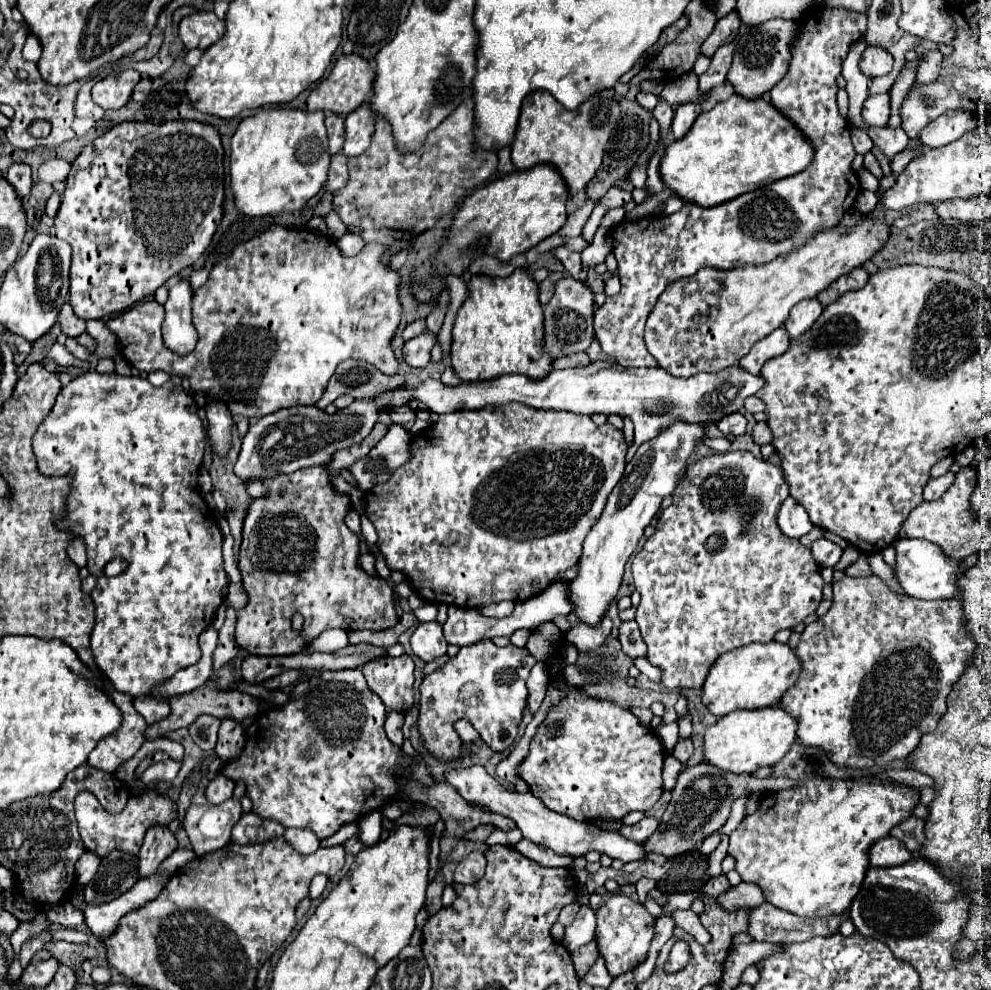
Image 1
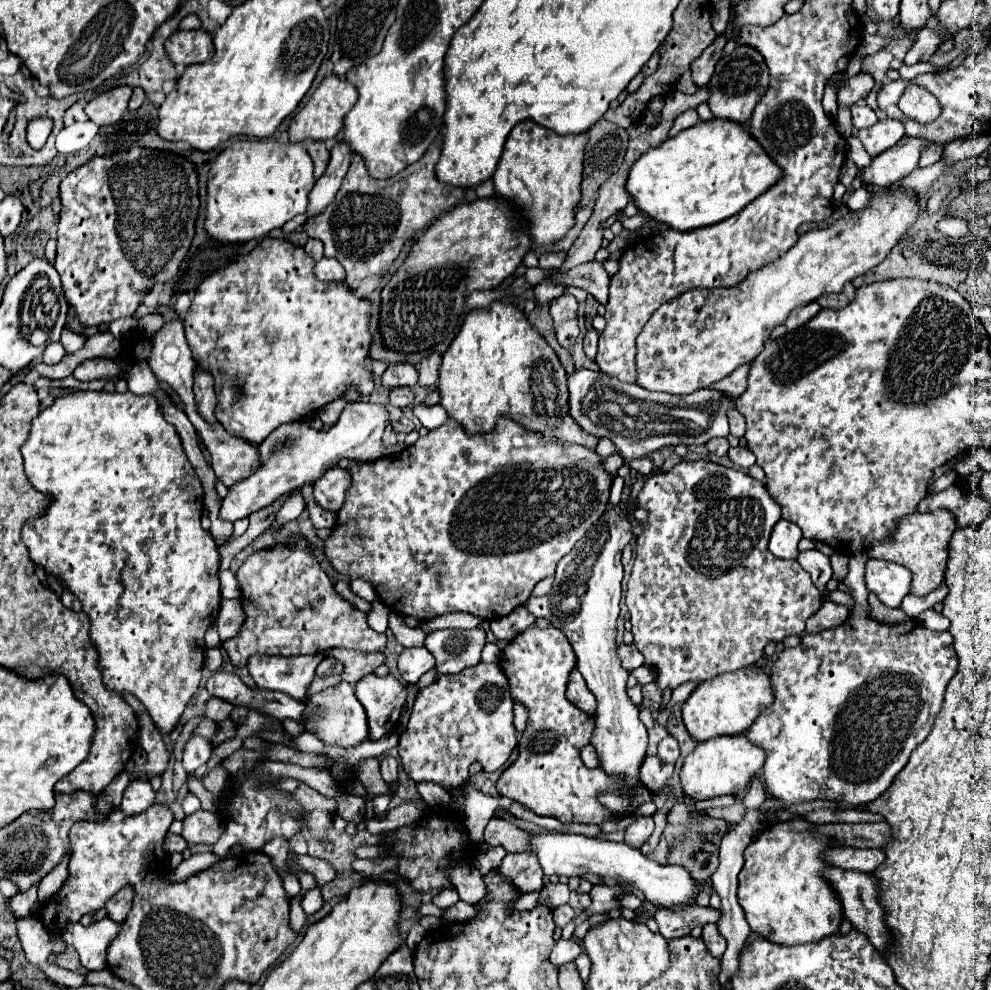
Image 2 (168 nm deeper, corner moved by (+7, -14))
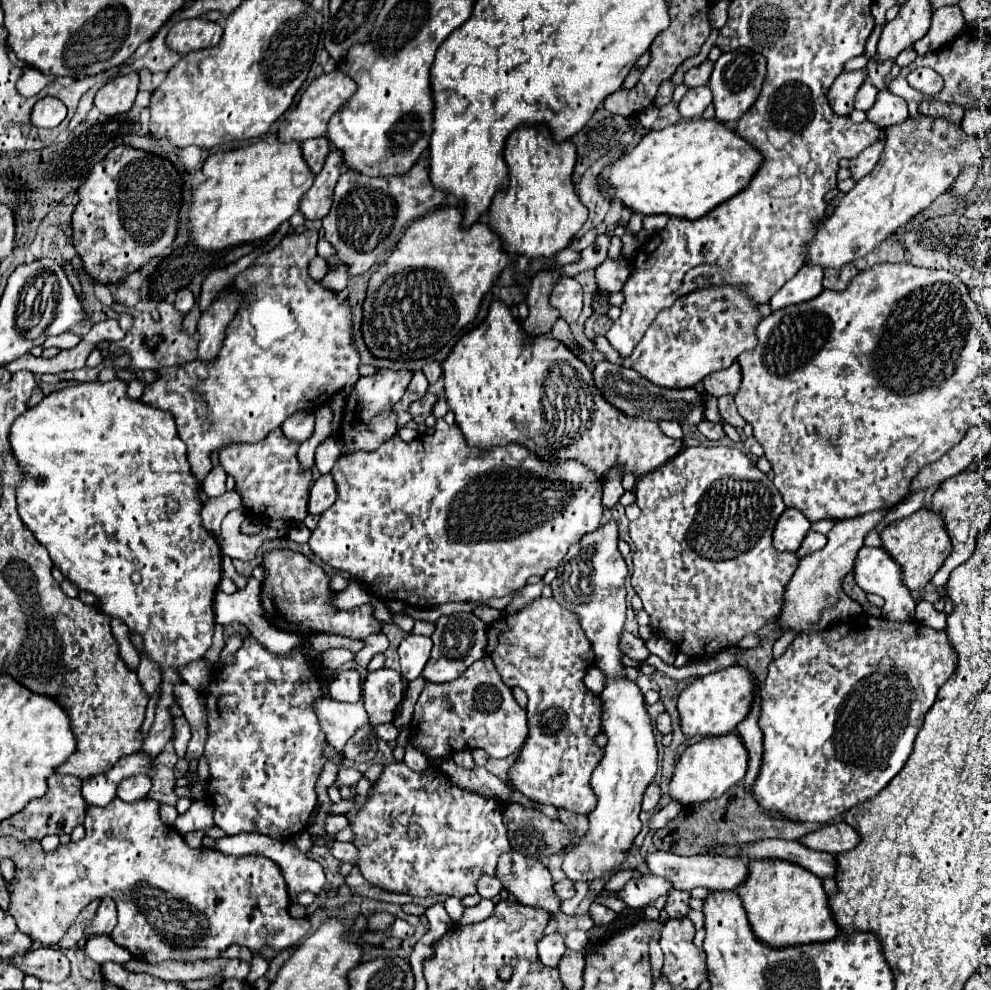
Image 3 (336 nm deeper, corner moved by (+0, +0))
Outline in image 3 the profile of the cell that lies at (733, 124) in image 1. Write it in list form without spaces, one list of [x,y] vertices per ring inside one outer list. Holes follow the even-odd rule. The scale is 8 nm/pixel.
[[[682,120],[662,130],[650,130],[640,144],[626,156],[620,156],[602,172],[602,190],[614,200],[622,200],[640,214],[668,214],[686,220],[698,220],[722,202],[740,194],[764,156],[724,122]]]

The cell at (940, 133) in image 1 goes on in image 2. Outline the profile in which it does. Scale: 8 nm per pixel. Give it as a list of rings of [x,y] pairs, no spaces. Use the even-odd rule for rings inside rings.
[[[903,136],[899,144],[887,148],[871,160],[869,166],[861,168],[863,186],[891,186],[893,182],[911,174],[919,164],[919,150],[931,142]]]

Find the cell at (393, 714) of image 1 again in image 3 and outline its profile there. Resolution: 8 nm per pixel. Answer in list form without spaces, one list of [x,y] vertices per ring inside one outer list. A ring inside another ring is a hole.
[[[388,764],[384,766],[384,772],[382,776],[376,780],[372,792],[368,794],[368,802],[364,806],[358,808],[358,818],[350,820],[350,828],[354,830],[356,838],[354,838],[354,844],[358,846],[360,850],[360,860],[358,860],[358,868],[360,872],[364,874],[364,878],[374,884],[374,886],[380,886],[380,888],[386,888],[386,890],[392,890],[392,892],[404,892],[404,894],[412,894],[412,896],[434,896],[434,894],[446,894],[446,896],[456,896],[456,898],[464,898],[466,894],[474,894],[476,892],[476,882],[480,878],[480,874],[490,874],[494,876],[496,872],[496,862],[498,862],[498,856],[502,852],[506,852],[510,848],[508,844],[508,836],[506,836],[506,826],[502,822],[502,804],[492,800],[492,798],[484,798],[480,794],[474,794],[474,792],[466,792],[458,786],[454,786],[450,782],[448,776],[444,776],[440,772],[440,780],[422,780],[422,774],[418,772],[412,772],[406,764]]]

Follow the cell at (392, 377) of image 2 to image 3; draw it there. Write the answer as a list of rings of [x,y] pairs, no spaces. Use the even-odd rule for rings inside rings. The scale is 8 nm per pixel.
[[[378,370],[374,376],[360,378],[354,384],[340,426],[340,438],[344,442],[342,454],[354,450],[376,450],[382,442],[390,440],[396,434],[398,428],[396,428],[396,414],[392,412],[392,404],[396,404],[402,398],[410,378],[412,378],[410,370]]]

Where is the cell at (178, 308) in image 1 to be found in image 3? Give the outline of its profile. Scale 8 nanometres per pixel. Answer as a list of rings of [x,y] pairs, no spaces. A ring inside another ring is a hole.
[[[280,428],[272,430],[256,444],[228,444],[220,448],[220,464],[228,476],[234,476],[236,490],[246,502],[246,510],[266,518],[288,518],[290,524],[300,524],[306,518],[310,470],[302,470],[296,460],[298,444],[286,440]]]

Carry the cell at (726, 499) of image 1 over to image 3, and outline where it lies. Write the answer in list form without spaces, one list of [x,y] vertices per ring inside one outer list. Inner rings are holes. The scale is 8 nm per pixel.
[[[698,446],[698,448],[684,448],[680,454],[676,454],[676,458],[672,458],[670,462],[662,464],[658,470],[652,470],[650,474],[644,474],[636,486],[634,486],[634,494],[638,500],[638,506],[642,510],[642,514],[630,522],[630,538],[632,538],[632,564],[634,564],[634,574],[632,574],[632,588],[634,592],[642,598],[644,610],[650,618],[650,628],[662,636],[666,636],[678,652],[686,654],[690,660],[694,658],[704,658],[710,654],[718,654],[726,648],[734,648],[738,646],[738,642],[748,636],[748,634],[756,634],[760,632],[766,624],[778,622],[782,608],[784,608],[784,592],[786,592],[786,584],[790,582],[790,578],[794,576],[798,564],[800,564],[800,556],[798,552],[778,552],[772,544],[772,534],[776,528],[776,522],[780,518],[780,514],[786,510],[782,496],[778,494],[776,486],[772,484],[772,480],[762,474],[756,464],[738,448],[730,448],[730,446]]]

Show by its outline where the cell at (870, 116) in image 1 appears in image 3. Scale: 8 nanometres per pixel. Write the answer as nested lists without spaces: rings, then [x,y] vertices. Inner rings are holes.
[[[864,82],[862,88],[856,94],[856,102],[854,102],[856,110],[864,110],[864,112],[870,110],[874,106],[874,102],[876,102],[876,94],[878,94],[878,90],[870,82]]]

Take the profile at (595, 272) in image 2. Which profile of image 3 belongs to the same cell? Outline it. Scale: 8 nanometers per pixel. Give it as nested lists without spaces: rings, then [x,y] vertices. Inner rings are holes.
[[[606,258],[600,266],[596,266],[596,284],[598,290],[620,292],[624,280],[630,276],[630,262],[626,258]]]

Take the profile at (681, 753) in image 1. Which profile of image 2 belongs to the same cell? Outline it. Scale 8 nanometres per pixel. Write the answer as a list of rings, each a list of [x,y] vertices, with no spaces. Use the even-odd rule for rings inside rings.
[[[667,736],[659,742],[659,754],[657,754],[663,762],[669,762],[673,764],[677,758],[679,758],[679,744],[673,736]]]

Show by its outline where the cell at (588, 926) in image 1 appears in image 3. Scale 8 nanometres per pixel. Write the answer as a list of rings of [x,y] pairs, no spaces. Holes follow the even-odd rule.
[[[560,932],[544,936],[538,944],[538,956],[540,956],[542,964],[546,964],[546,966],[558,966],[564,952],[566,952],[566,944],[564,944],[564,934],[560,934]]]

